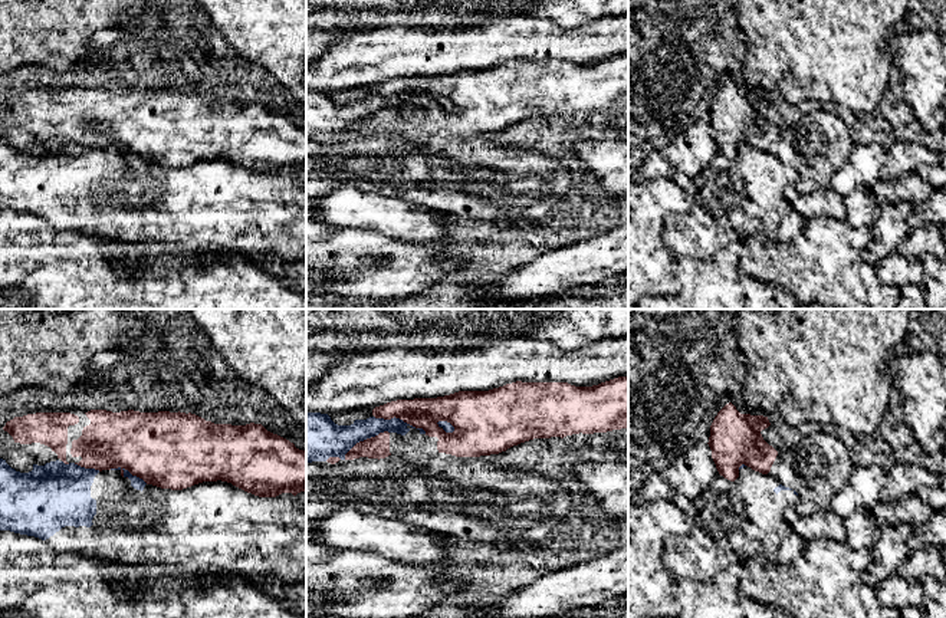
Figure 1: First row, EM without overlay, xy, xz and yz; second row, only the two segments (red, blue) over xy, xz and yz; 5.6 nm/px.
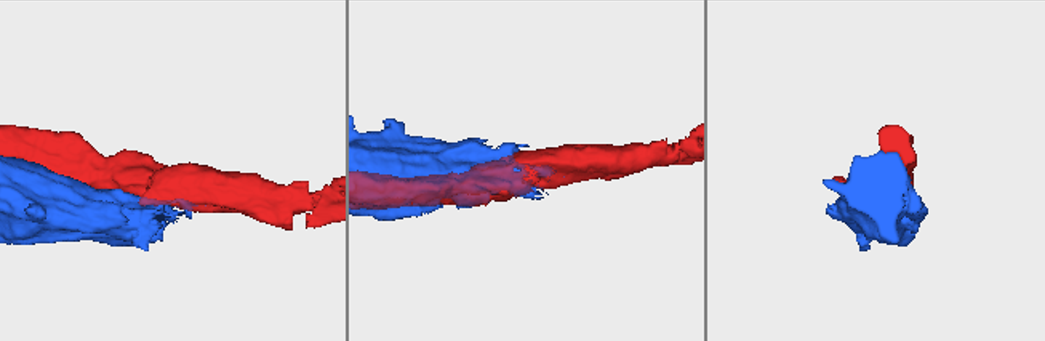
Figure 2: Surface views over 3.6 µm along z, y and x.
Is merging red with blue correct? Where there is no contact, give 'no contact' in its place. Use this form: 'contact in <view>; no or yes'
contact in xz; no

